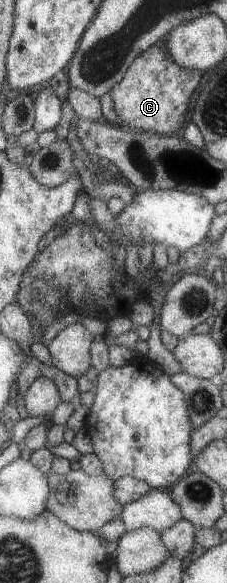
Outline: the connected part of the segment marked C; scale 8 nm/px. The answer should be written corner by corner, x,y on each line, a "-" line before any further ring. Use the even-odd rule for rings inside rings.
166,39
158,40
132,60
126,75
109,92
114,102
115,113
120,119
119,125
138,132
151,132
164,136
180,133
188,109
190,95
200,83
200,71
188,71
172,61

